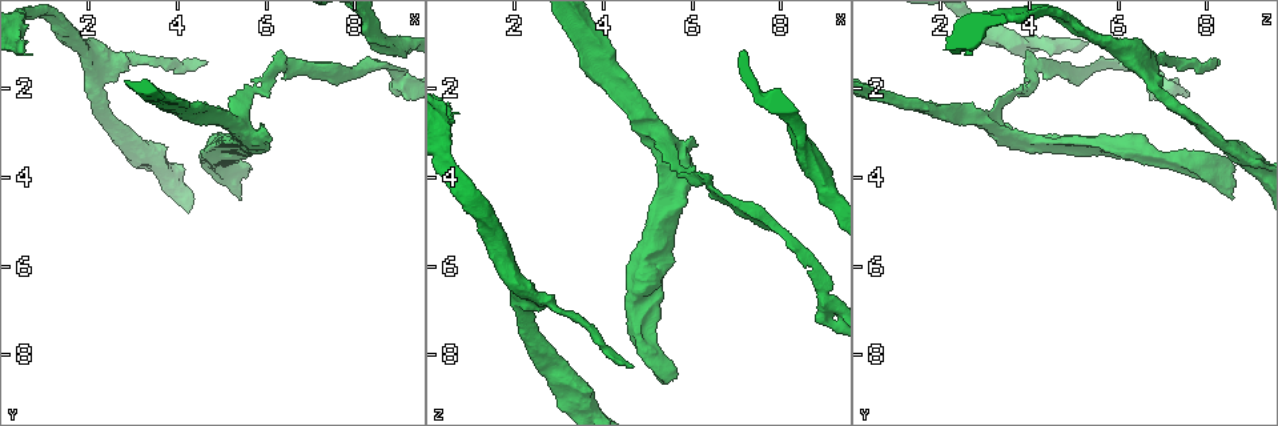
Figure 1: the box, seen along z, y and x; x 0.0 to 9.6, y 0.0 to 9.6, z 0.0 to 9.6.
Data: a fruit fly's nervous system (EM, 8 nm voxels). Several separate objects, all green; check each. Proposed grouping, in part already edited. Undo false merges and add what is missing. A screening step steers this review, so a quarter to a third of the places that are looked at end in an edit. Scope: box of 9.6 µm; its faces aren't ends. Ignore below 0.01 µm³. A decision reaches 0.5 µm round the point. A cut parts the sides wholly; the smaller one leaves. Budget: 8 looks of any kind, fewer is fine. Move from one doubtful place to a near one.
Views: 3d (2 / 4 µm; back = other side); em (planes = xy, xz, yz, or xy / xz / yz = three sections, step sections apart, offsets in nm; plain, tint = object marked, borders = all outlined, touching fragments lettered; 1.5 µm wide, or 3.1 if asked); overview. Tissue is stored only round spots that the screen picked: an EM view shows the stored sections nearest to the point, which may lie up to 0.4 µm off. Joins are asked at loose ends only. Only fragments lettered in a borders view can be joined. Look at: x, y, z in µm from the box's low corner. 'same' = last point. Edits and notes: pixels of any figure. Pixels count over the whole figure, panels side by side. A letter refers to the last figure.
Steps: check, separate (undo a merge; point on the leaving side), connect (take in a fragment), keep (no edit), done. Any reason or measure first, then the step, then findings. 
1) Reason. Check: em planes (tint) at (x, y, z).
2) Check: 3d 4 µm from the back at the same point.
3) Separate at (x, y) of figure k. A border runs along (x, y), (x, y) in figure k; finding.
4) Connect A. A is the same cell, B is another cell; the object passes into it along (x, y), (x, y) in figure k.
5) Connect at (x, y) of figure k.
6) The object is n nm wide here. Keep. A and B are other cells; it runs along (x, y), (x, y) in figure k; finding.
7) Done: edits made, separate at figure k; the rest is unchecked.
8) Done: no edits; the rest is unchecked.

Branch stops here. Check: em planes (borders) at (5.25, 2.90, 3.75).

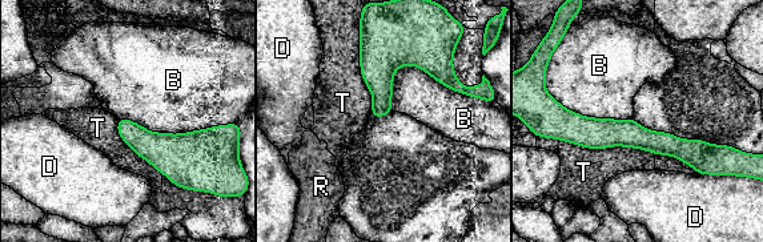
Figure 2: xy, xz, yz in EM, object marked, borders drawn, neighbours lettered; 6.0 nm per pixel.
Keep. B, D, R and T are other cells; a border runs along (392, 76), (417, 65), (472, 97) in figure 2; no lettered fragment goes on from it.

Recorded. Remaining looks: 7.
Branch stops here. Check: em planes (borders) at (2.60, 1.85, 6.95).

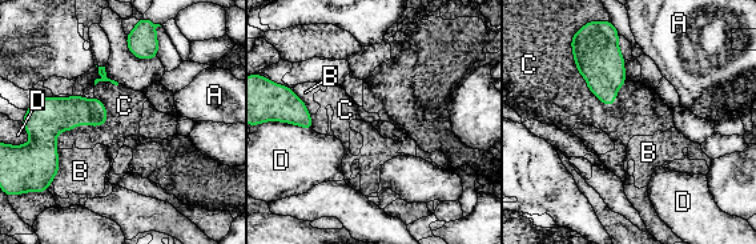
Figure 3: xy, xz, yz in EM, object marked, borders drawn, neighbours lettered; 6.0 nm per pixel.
Keep. A, B, C and D are other cells; a border runs along (100, 98), (107, 120), (55, 147) in figure 3; none of them fits.

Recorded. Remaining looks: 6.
Three-way junction. Check: em planes (plain) at (4.20, 2.40, 1.55).

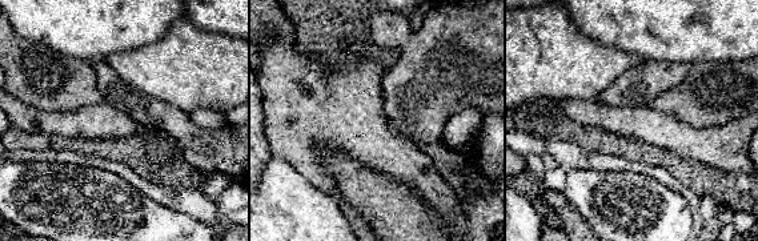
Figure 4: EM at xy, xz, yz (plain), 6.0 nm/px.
What lies round it. Check: em planes (borders) at the same point.

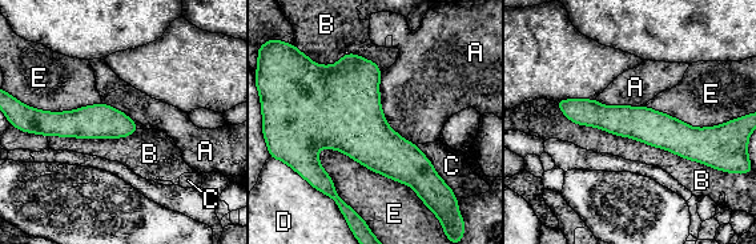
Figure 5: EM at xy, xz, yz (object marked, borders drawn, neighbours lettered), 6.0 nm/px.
The object is 200 nm wide here. Keep. A, B, C, D and E are other cells; a border runs along (381, 74), (383, 118), (417, 147) in figure 5; all the same cell.

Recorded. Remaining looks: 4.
Done: no edits; the rest is unchecked.

